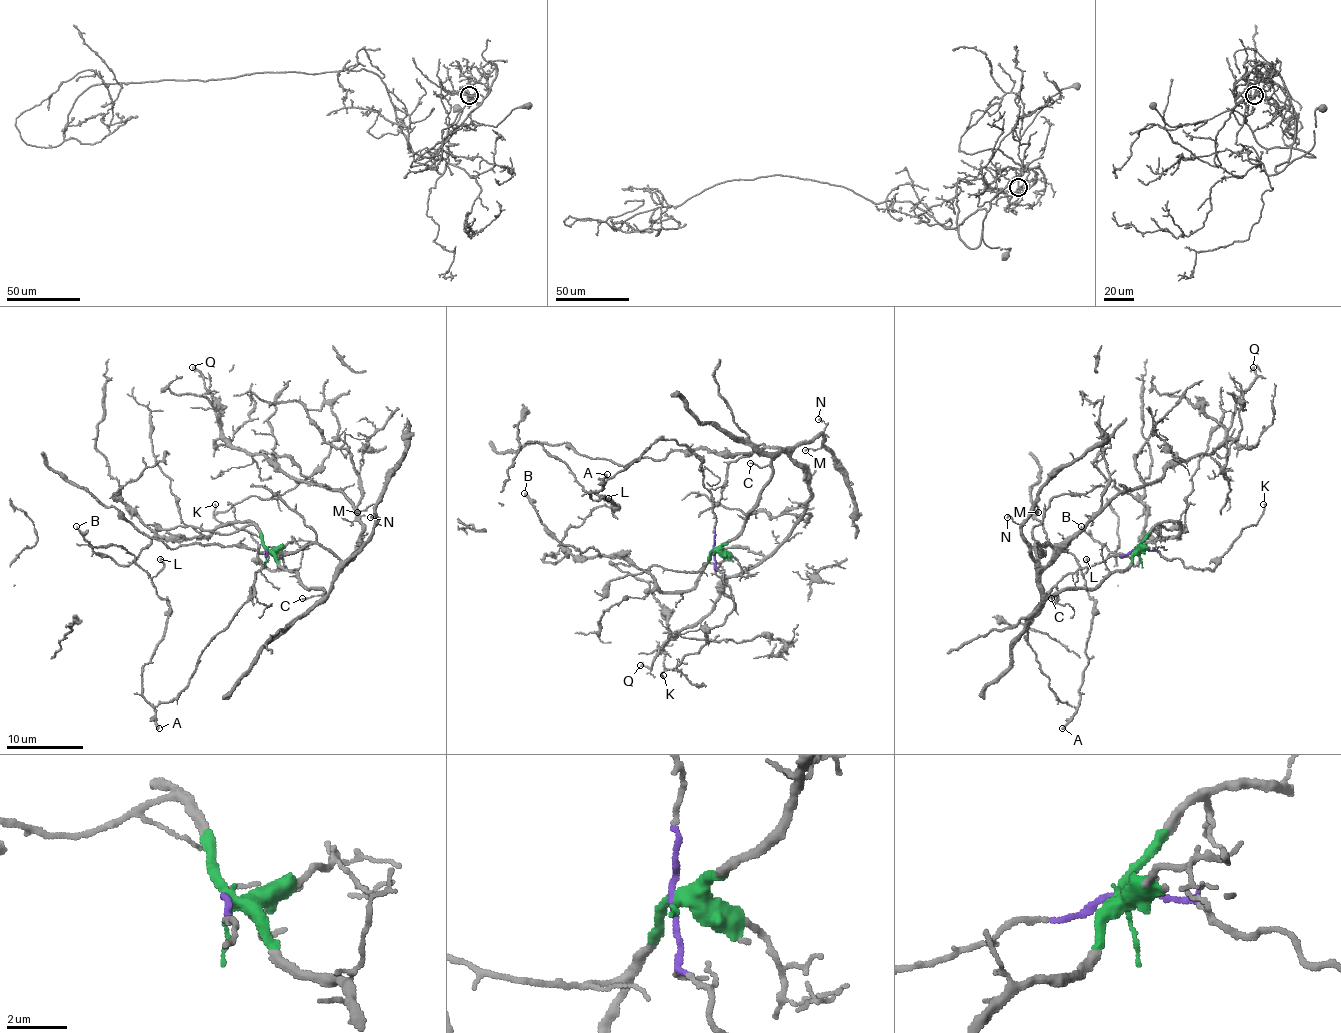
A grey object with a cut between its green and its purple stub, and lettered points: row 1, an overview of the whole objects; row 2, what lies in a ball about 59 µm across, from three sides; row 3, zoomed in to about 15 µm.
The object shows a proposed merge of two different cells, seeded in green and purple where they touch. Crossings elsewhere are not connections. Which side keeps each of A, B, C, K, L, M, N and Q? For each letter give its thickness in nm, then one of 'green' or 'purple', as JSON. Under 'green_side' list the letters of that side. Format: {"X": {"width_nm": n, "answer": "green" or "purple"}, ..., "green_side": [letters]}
{"A": {"width_nm": 220, "answer": "purple"}, "B": {"width_nm": 140, "answer": "green"}, "C": {"width_nm": 120, "answer": "green"}, "K": {"width_nm": 120, "answer": "purple"}, "L": {"width_nm": 160, "answer": "purple"}, "M": {"width_nm": 80, "answer": "green"}, "N": {"width_nm": 110, "answer": "green"}, "Q": {"width_nm": 200, "answer": "green"}, "green_side": ["B", "C", "M", "N", "Q"]}

